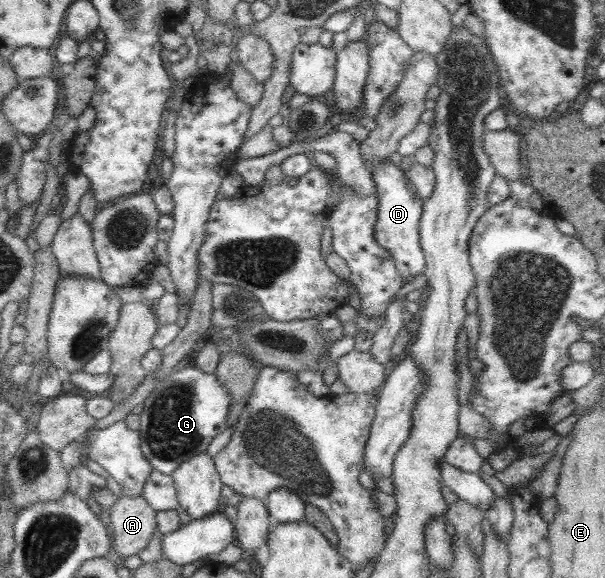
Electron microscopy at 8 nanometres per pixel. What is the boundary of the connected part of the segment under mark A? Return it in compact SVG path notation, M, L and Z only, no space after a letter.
M142 495L115 498L109 526L114 559L137 555L148 546L157 531L156 513Z

